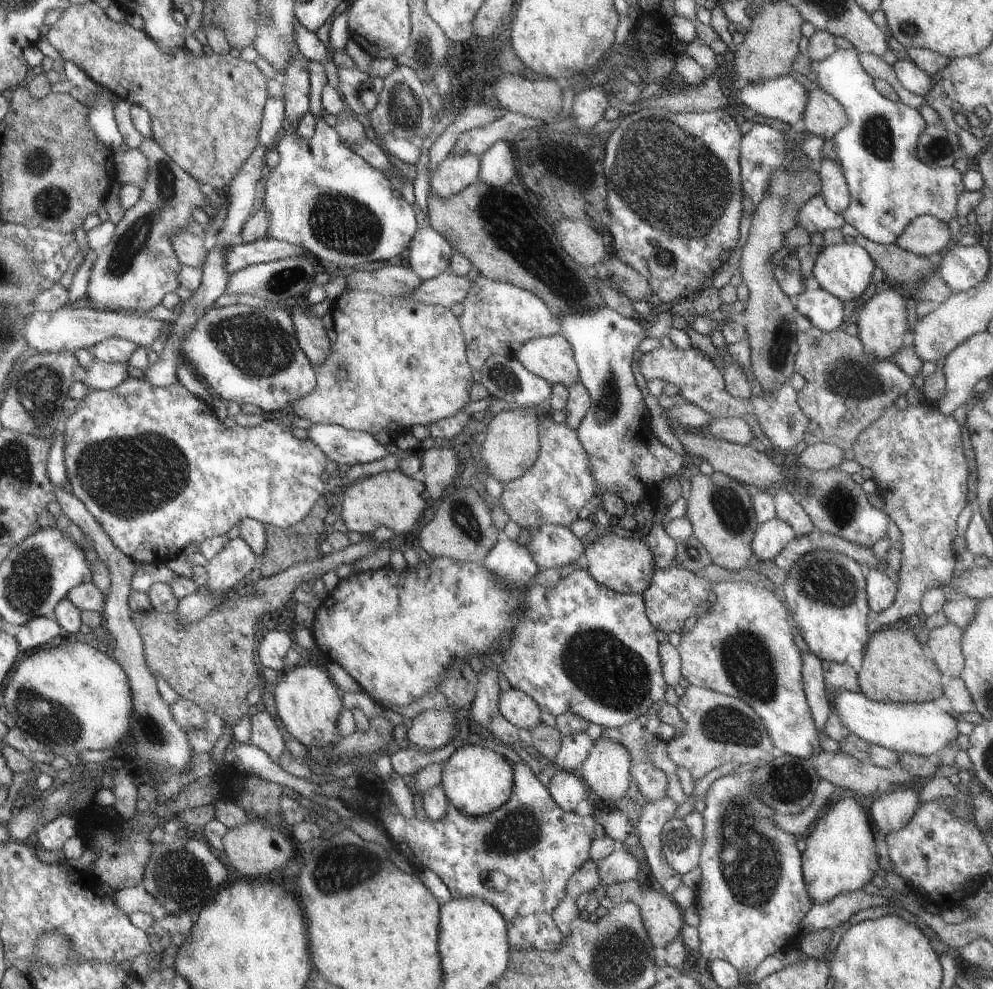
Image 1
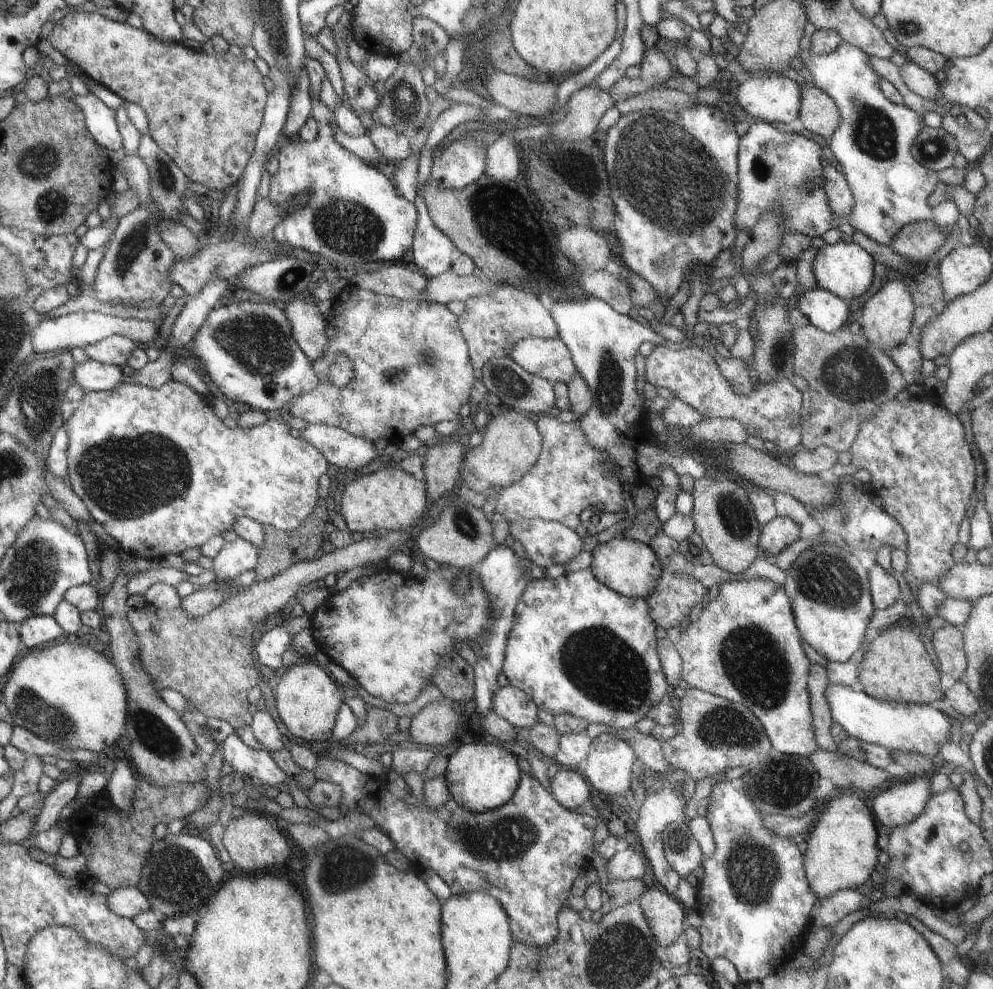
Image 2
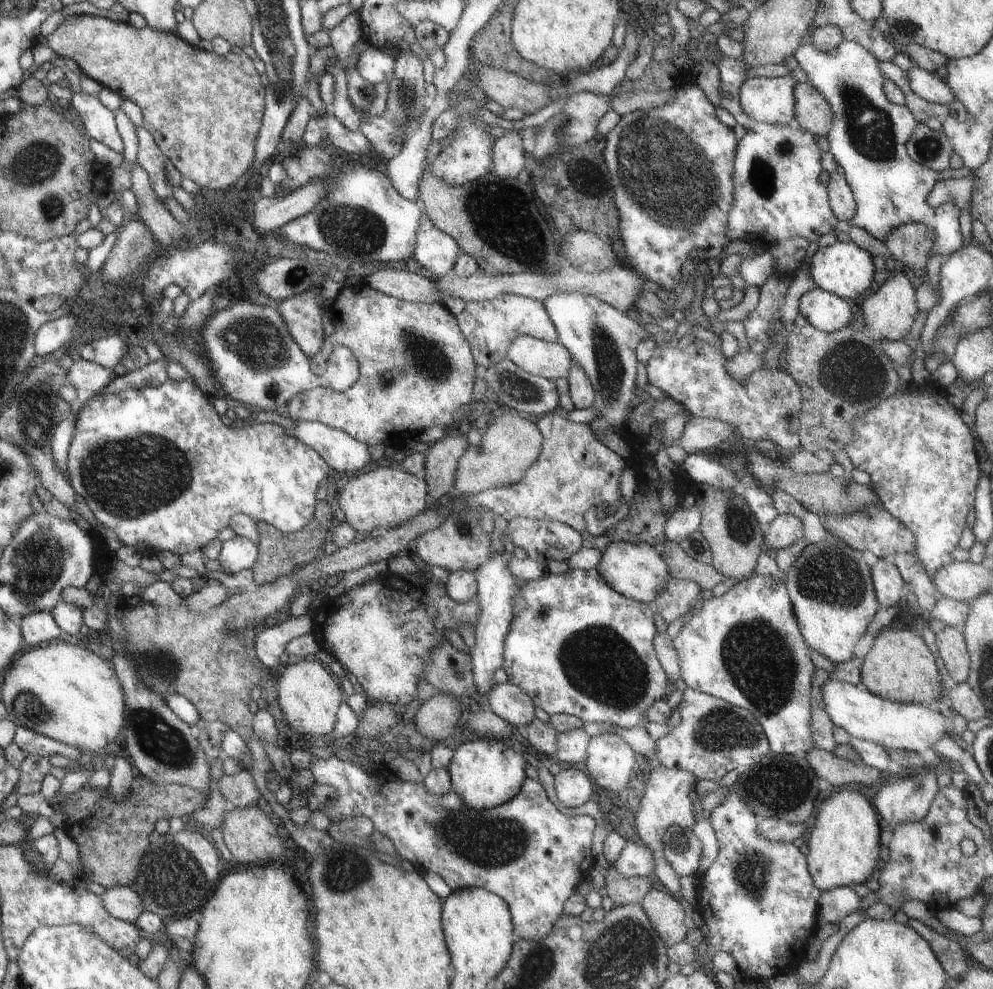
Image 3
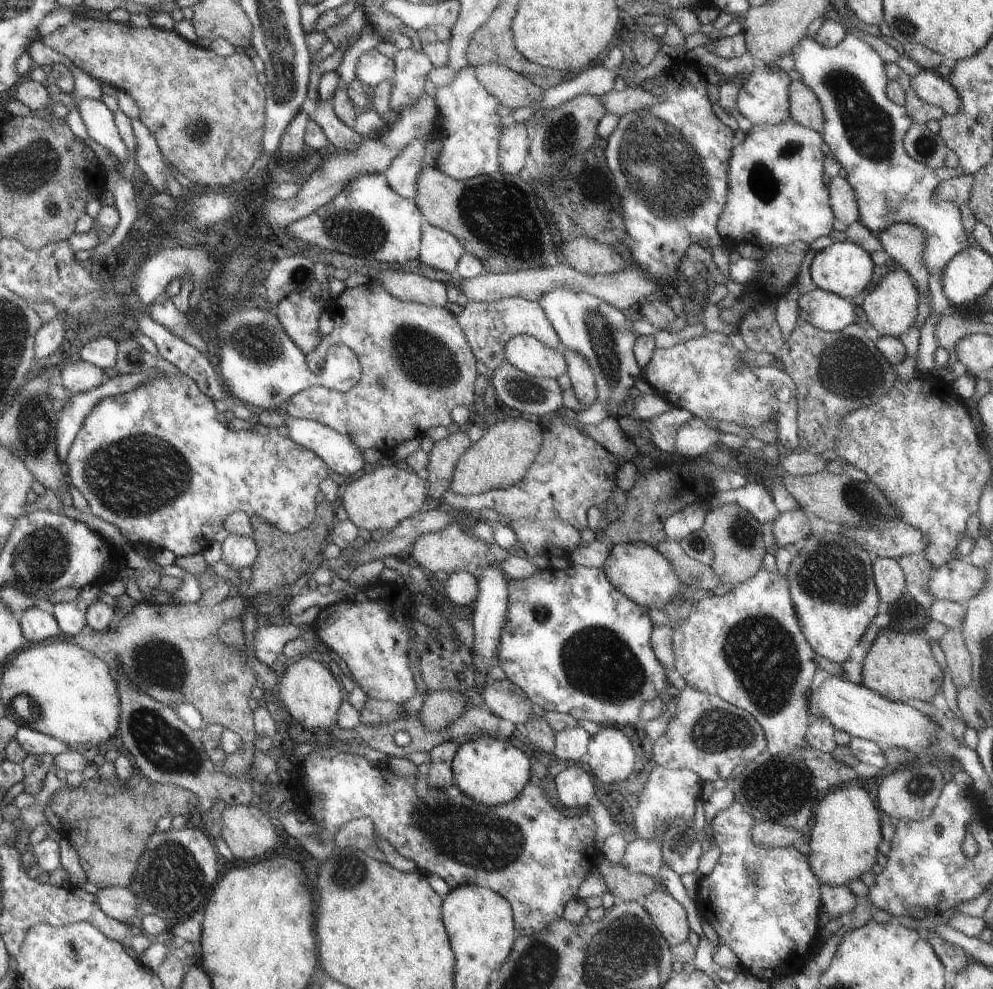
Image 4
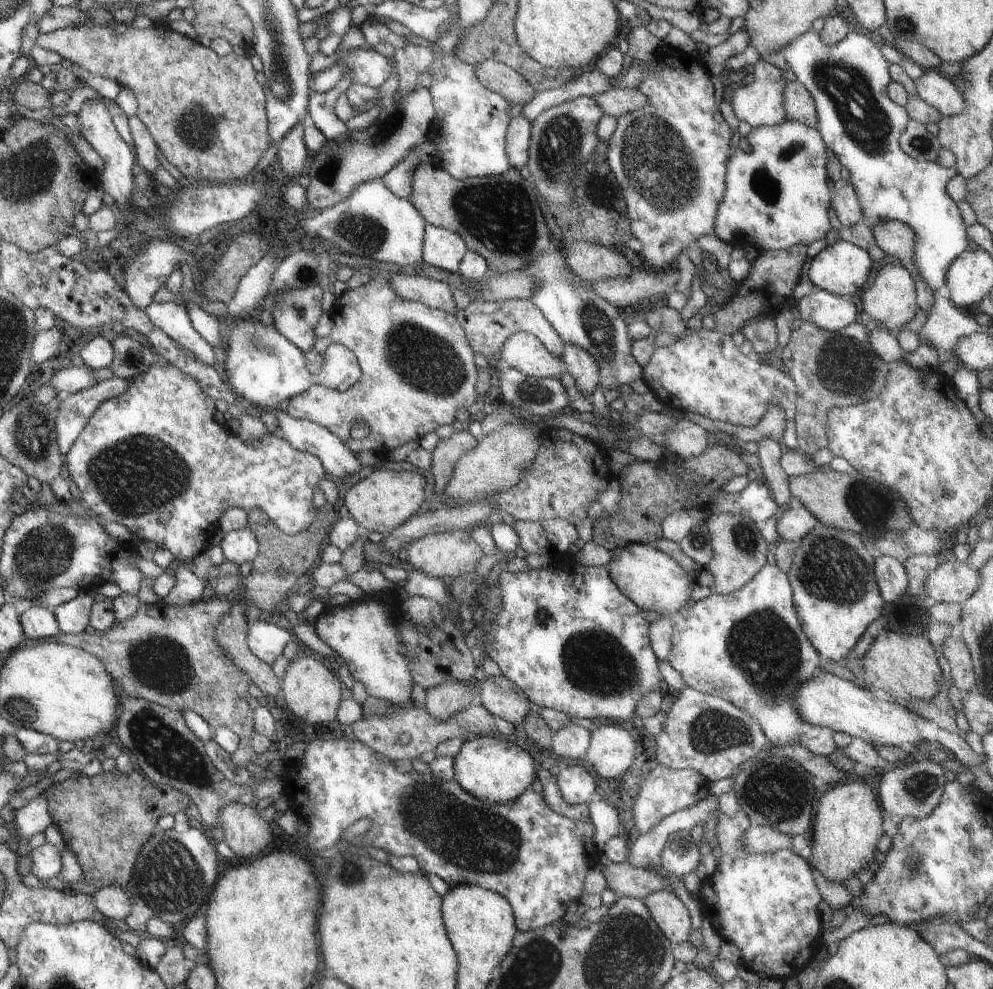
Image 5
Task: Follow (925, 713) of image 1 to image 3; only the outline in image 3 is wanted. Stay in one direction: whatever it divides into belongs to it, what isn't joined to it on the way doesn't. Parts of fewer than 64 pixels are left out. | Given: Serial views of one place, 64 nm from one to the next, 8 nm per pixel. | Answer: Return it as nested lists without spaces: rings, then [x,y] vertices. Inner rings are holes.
[[[827,680],[821,686],[821,702],[835,726],[847,732],[851,738],[881,744],[885,750],[903,750],[919,754],[925,748],[931,748],[947,734],[945,716],[939,712],[927,710],[919,704],[899,704],[871,694],[861,686],[853,686],[839,680]]]

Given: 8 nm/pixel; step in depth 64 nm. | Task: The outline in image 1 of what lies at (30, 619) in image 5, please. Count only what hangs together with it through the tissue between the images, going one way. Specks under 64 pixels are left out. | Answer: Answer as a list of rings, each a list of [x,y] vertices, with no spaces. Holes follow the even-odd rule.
[[[41,616],[19,626],[15,638],[17,638],[17,646],[23,652],[27,652],[39,648],[41,644],[55,644],[57,640],[69,640],[69,634],[53,618]]]

